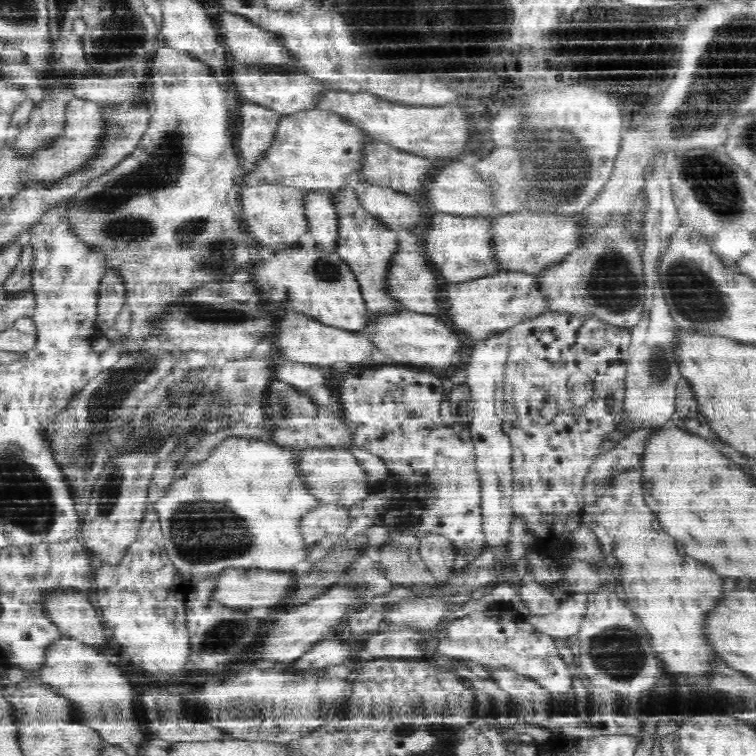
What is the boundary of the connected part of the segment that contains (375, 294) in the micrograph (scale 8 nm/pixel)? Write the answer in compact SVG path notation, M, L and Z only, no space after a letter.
M346 187L338 191L332 191L332 193L336 193L336 202L339 204L341 219L341 242L336 253L351 266L352 271L359 279L364 299L366 299L367 302L368 314L371 315L373 320L380 320L381 317L388 317L392 314L406 313L408 311L406 310L406 305L391 291L392 260L394 260L394 256L400 252L400 238L398 238L398 234L380 225L378 221L362 207L362 203L360 203L359 198L356 196L354 188Z

